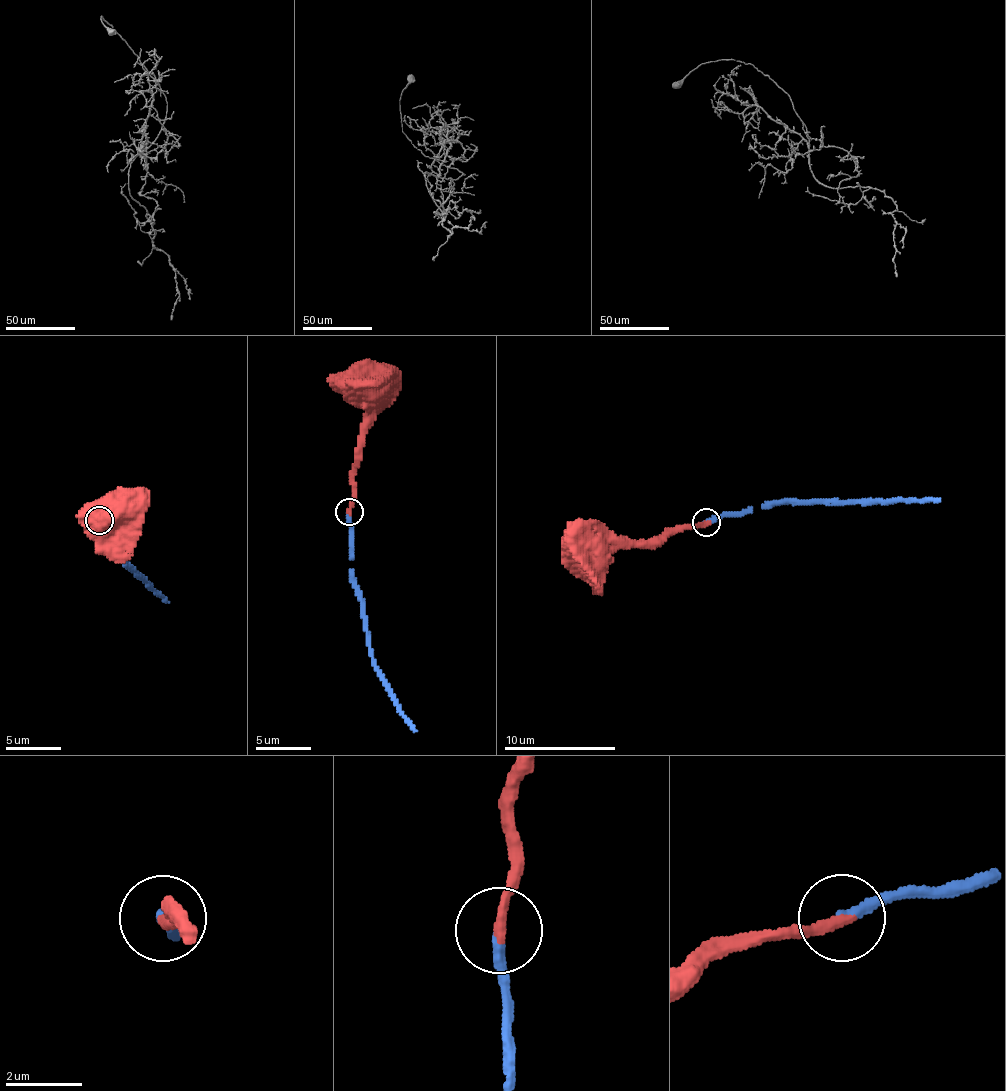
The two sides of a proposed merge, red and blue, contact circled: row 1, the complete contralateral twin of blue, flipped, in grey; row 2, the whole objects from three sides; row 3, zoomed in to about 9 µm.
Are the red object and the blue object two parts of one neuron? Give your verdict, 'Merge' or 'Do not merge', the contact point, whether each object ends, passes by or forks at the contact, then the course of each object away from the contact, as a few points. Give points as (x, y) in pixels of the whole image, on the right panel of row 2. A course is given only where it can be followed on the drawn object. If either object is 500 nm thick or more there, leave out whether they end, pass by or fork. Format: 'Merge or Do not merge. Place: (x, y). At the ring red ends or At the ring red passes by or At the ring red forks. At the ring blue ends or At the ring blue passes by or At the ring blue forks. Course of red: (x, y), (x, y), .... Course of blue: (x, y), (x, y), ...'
Merge. Place: (706, 522). At the ring red ends. At the ring blue ends. Course of red: (707, 521), (687, 528), (668, 528), (646, 541), (623, 541), (610, 550), (585, 554). Course of blue: (707, 521), (771, 504), (940, 500)

